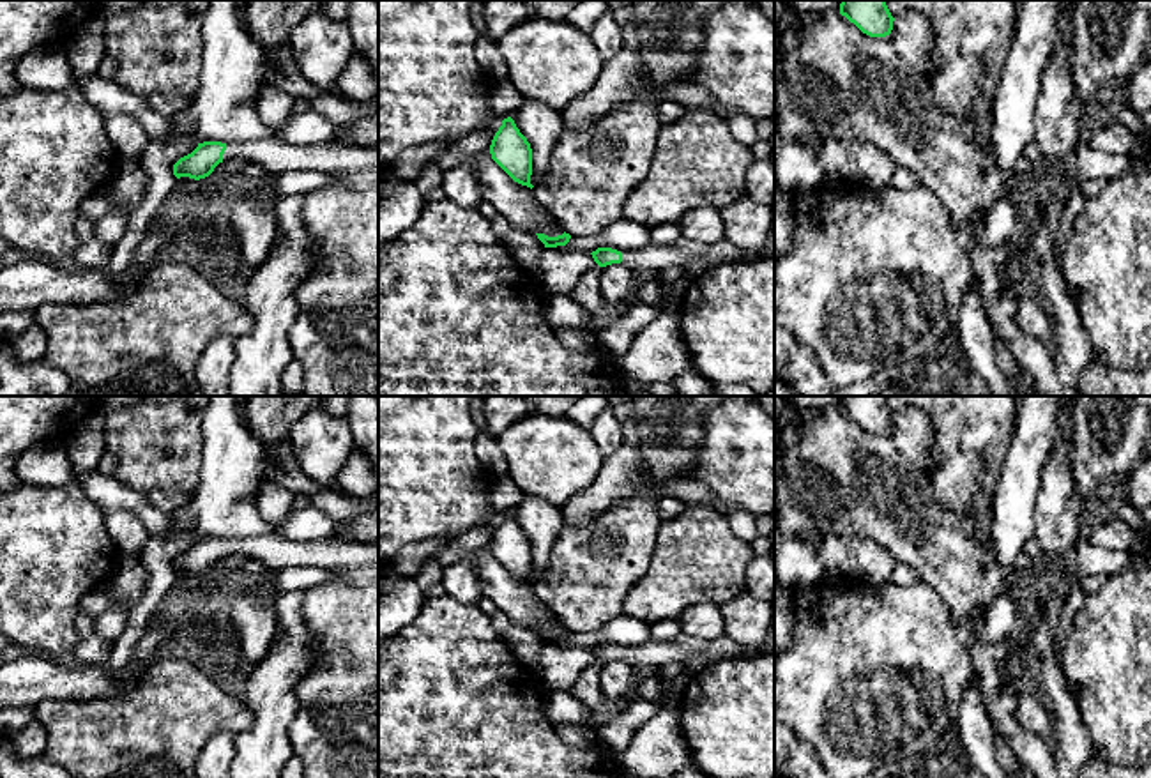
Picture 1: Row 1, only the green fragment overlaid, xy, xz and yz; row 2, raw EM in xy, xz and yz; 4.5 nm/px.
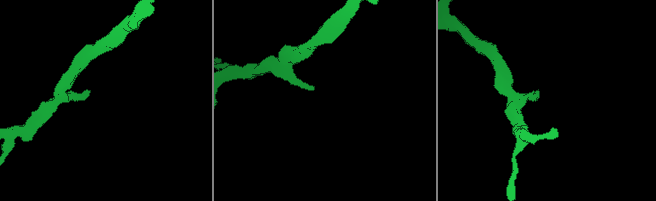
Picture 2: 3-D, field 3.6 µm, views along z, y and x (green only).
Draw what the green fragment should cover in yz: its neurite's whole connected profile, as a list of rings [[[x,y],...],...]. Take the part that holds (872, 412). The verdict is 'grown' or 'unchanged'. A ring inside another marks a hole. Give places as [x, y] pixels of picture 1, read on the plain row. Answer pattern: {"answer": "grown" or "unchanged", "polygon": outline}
{"answer": "unchanged", "polygon": [[[842,396],[840,410],[870,433],[886,433],[893,426],[886,396]]]}

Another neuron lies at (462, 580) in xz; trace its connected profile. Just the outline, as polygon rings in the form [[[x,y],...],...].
[[[470,553],[444,568],[442,585],[446,592],[465,603],[477,603],[483,598],[481,576]]]

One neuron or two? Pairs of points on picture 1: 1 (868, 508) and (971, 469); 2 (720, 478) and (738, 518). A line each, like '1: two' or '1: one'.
1: two
2: two

